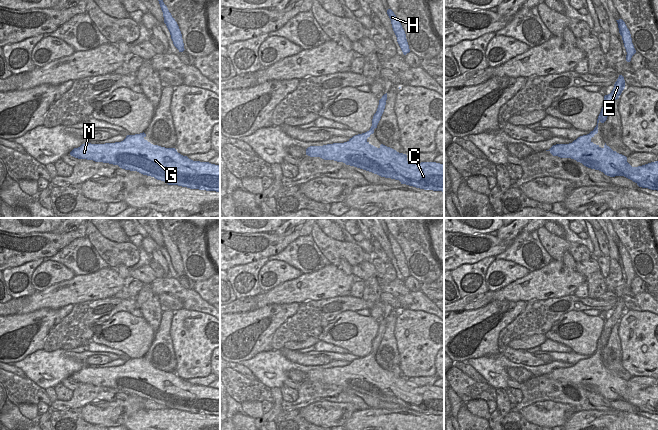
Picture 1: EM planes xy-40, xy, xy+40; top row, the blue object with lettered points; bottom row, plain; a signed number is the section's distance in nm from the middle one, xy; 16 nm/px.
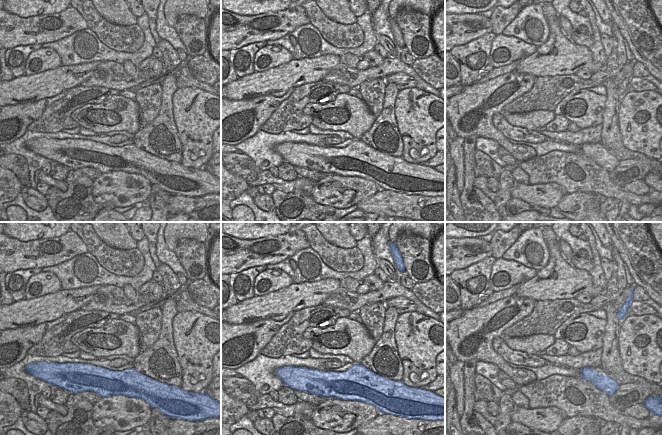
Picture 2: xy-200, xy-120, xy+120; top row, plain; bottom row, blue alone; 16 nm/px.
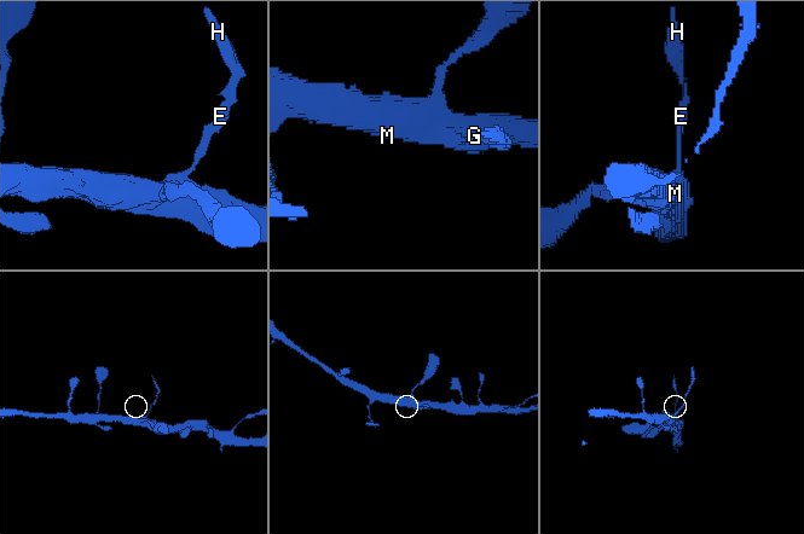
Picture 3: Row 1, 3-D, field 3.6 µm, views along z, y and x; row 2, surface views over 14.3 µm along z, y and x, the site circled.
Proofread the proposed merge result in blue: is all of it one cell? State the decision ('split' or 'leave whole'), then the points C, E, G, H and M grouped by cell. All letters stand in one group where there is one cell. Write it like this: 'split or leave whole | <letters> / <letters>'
split | C G M / E H

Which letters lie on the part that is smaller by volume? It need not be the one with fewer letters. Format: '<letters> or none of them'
E, H

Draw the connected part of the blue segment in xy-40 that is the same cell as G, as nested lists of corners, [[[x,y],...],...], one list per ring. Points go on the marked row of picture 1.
[[[146,134],[127,135],[121,142],[91,144],[84,143],[74,148],[70,155],[78,159],[118,165],[120,168],[137,171],[143,175],[154,177],[168,185],[178,185],[190,189],[220,192],[220,165],[209,162],[193,161],[177,152],[175,148],[153,145],[144,138]]]

